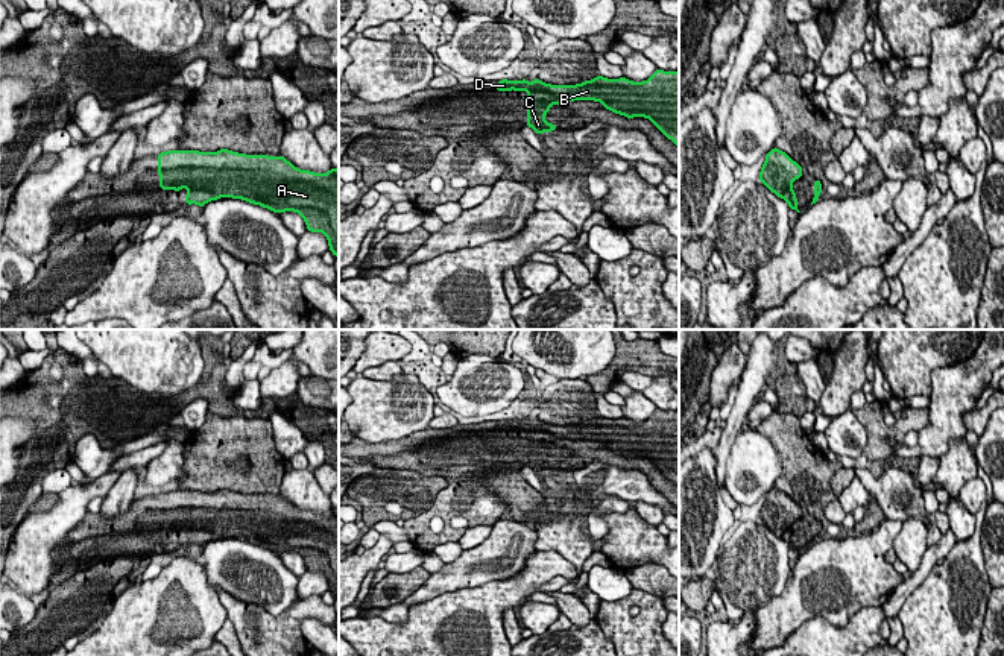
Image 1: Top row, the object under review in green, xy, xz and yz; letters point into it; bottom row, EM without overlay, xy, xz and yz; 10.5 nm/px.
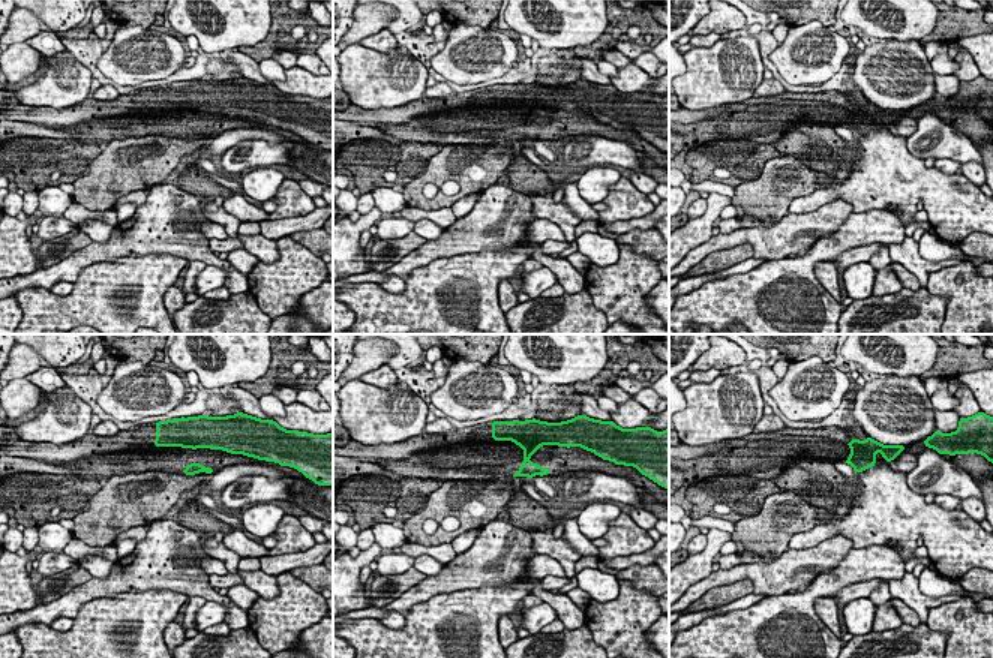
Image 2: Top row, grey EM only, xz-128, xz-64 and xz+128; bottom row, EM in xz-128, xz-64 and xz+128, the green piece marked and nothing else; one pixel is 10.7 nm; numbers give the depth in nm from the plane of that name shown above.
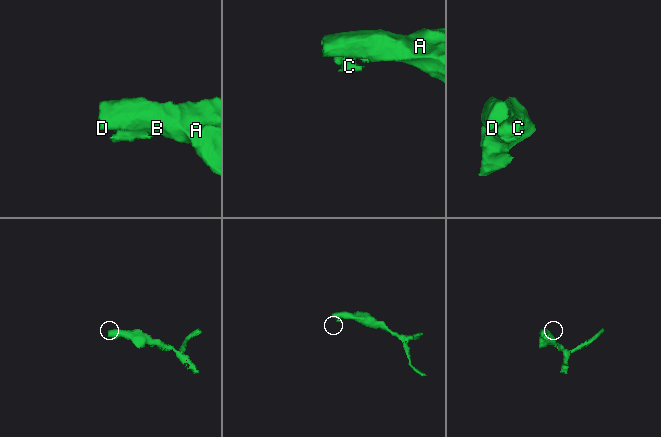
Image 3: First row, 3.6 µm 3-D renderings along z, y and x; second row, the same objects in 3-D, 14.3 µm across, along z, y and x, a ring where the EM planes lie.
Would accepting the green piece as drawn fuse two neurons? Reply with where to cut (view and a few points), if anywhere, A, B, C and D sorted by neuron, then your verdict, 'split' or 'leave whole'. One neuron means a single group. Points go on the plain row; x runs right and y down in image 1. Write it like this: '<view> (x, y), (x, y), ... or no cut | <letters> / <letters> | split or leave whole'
no cut | A B C D | leave whole

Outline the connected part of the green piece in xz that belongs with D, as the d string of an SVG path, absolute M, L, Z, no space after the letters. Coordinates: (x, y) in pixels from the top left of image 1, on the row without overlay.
M656 412L644 422L626 418L608 419L597 416L576 425L551 425L539 419L529 422L503 419L497 431L527 431L527 463L536 474L551 472L557 465L544 457L553 445L574 440L601 442L605 449L627 459L649 459L668 480L679 487L679 412Z

